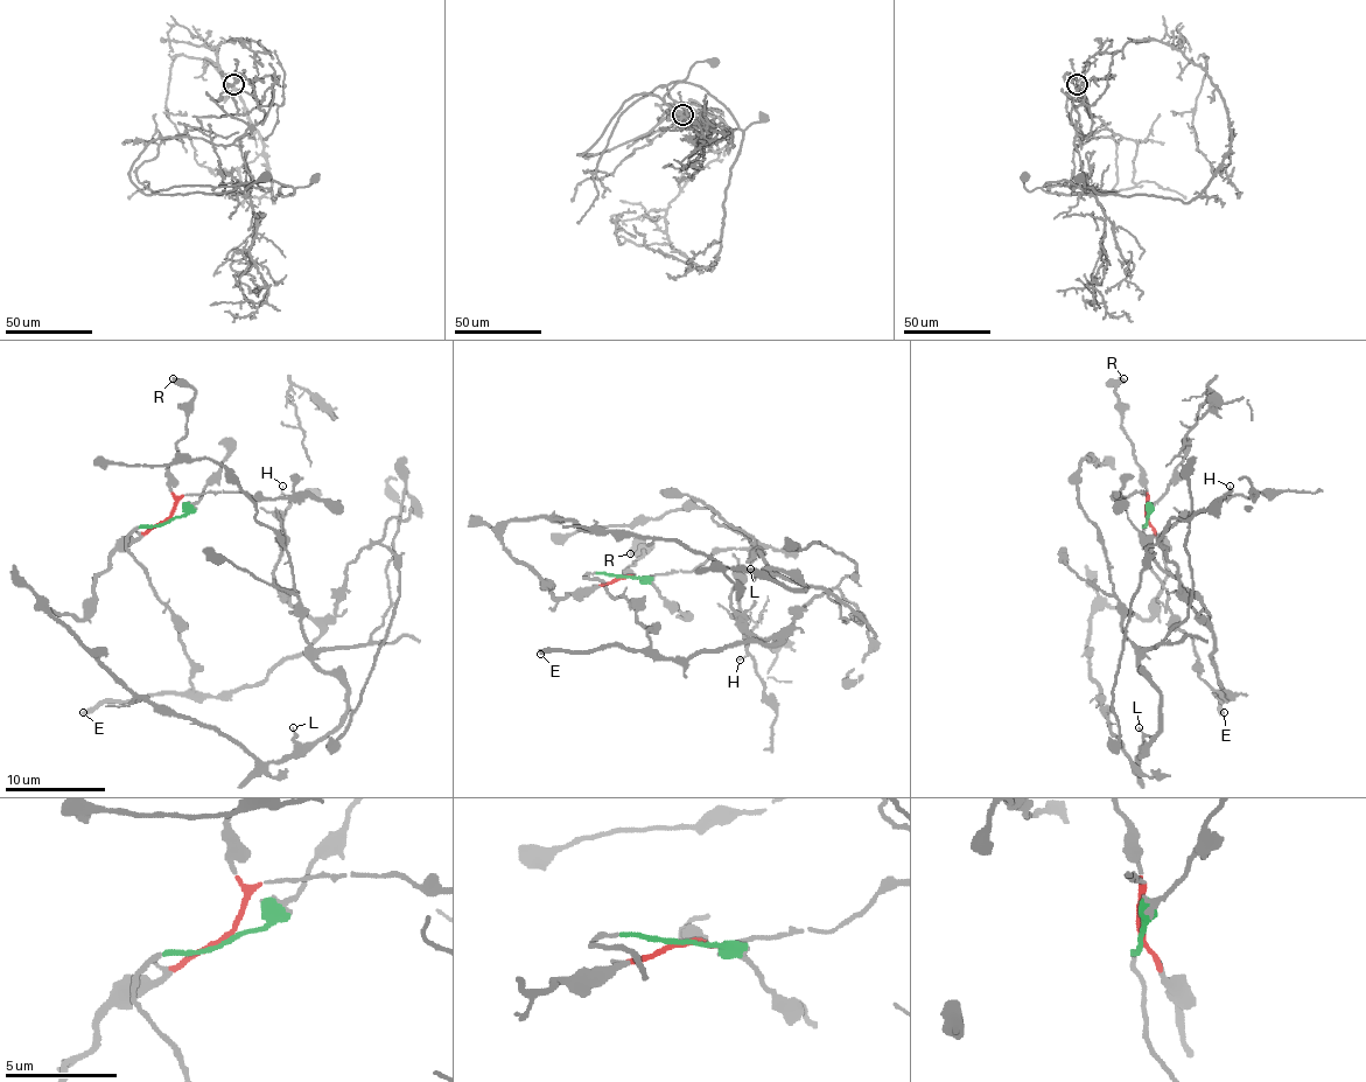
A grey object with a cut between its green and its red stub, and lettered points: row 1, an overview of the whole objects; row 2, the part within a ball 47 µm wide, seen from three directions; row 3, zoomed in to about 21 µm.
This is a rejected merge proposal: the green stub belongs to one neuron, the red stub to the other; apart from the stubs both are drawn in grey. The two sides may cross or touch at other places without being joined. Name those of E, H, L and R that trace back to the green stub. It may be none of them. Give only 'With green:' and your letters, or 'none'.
With green: E, H

